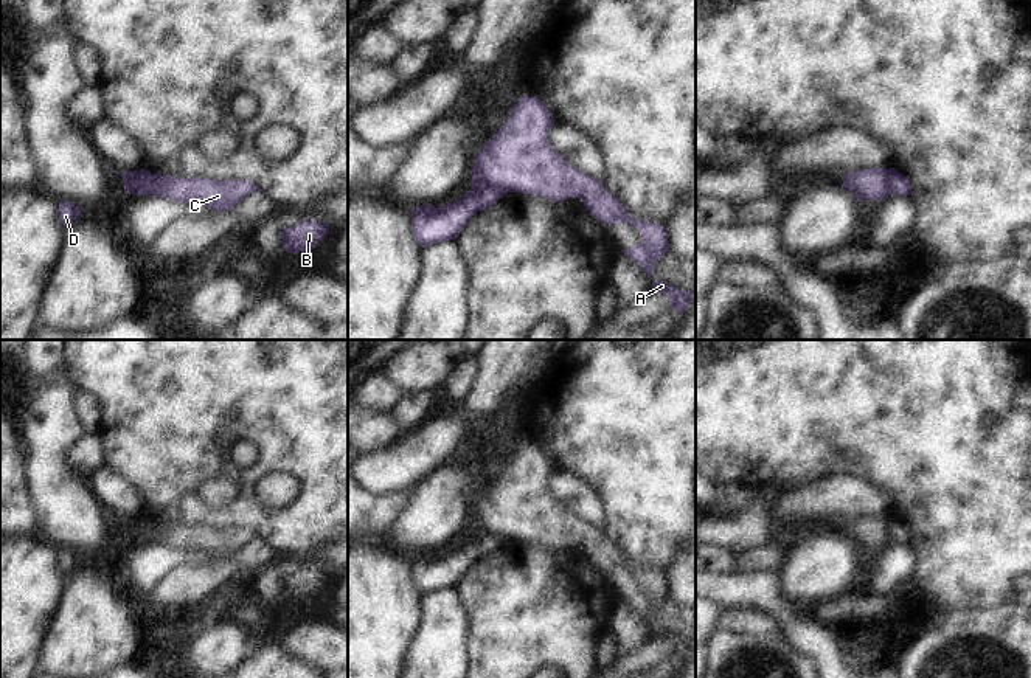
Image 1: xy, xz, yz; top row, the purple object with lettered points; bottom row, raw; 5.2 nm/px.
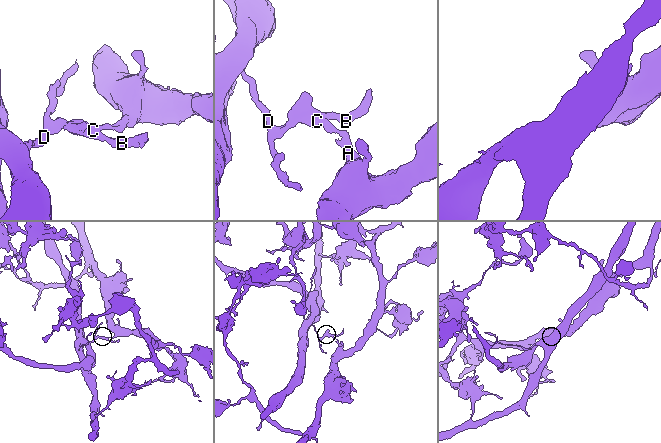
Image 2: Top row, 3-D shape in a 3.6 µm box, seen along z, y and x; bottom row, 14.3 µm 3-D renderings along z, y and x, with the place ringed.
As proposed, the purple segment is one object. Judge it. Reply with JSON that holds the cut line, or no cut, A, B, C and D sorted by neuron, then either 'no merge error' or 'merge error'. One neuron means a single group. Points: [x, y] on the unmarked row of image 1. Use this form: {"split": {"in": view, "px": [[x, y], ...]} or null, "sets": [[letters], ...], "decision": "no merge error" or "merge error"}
{"split": {"in": "xz", "px": [[472, 529], [485, 529], [506, 539]]}, "sets": [["A", "B", "C"], ["D"]], "decision": "merge error"}

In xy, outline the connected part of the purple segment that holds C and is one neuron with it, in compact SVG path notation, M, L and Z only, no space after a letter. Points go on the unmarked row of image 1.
M144 517L149 543L165 545L186 552L208 552L213 559L231 559L236 551L258 537L248 528L217 529L210 526L179 526L152 521Z

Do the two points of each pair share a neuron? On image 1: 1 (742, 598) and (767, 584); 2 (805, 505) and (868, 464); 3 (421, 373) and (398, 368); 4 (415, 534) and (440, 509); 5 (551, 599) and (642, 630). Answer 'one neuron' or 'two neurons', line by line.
1: one neuron
2: two neurons
3: one neuron
4: one neuron
5: two neurons

